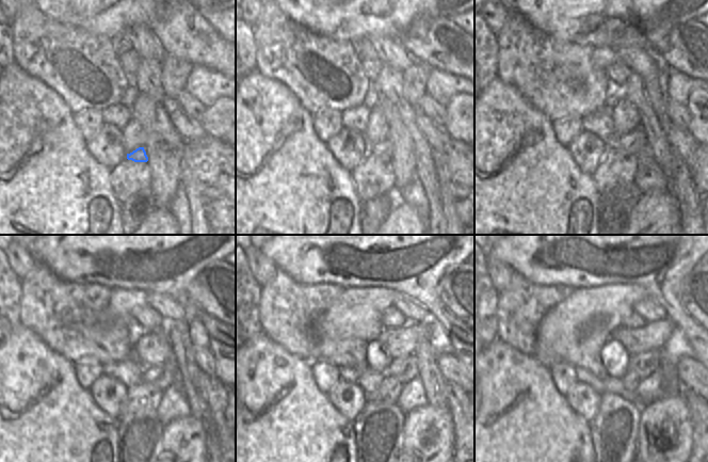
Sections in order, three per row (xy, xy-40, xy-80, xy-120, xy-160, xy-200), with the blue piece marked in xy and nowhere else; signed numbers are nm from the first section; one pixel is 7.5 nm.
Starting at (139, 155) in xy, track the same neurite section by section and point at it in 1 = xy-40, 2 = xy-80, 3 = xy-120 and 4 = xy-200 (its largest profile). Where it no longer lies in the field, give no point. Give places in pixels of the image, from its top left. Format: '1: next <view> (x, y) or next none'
1: next xy-40 (383, 148)
2: next xy-80 (633, 141)
3: next xy-120 (162, 376)
4: next xy-200 (644, 364)

